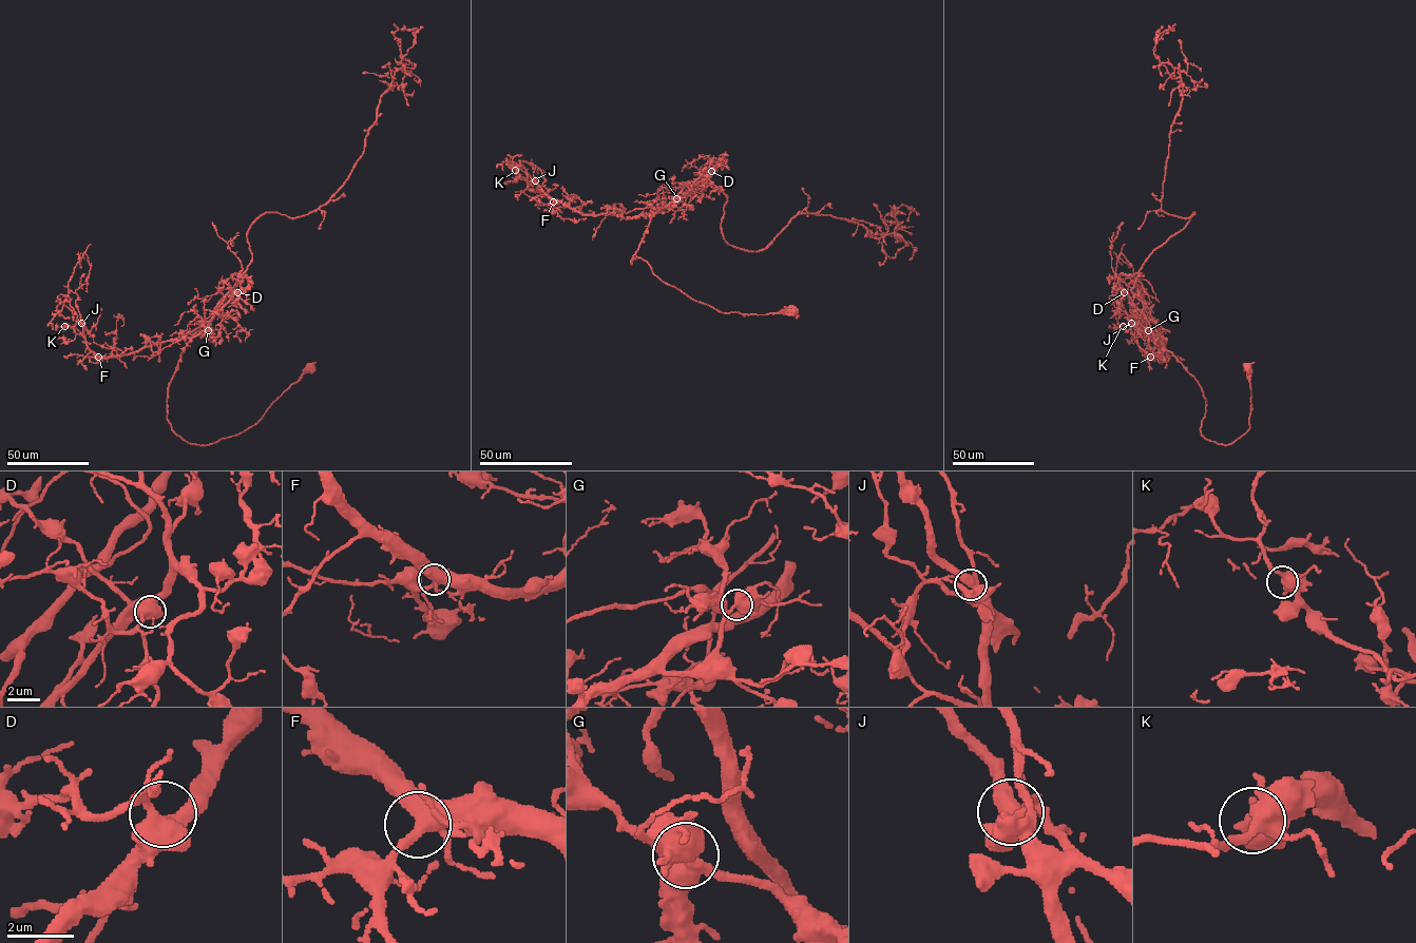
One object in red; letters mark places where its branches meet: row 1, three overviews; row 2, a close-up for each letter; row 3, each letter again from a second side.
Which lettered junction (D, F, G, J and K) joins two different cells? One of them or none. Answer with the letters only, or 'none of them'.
none of them

